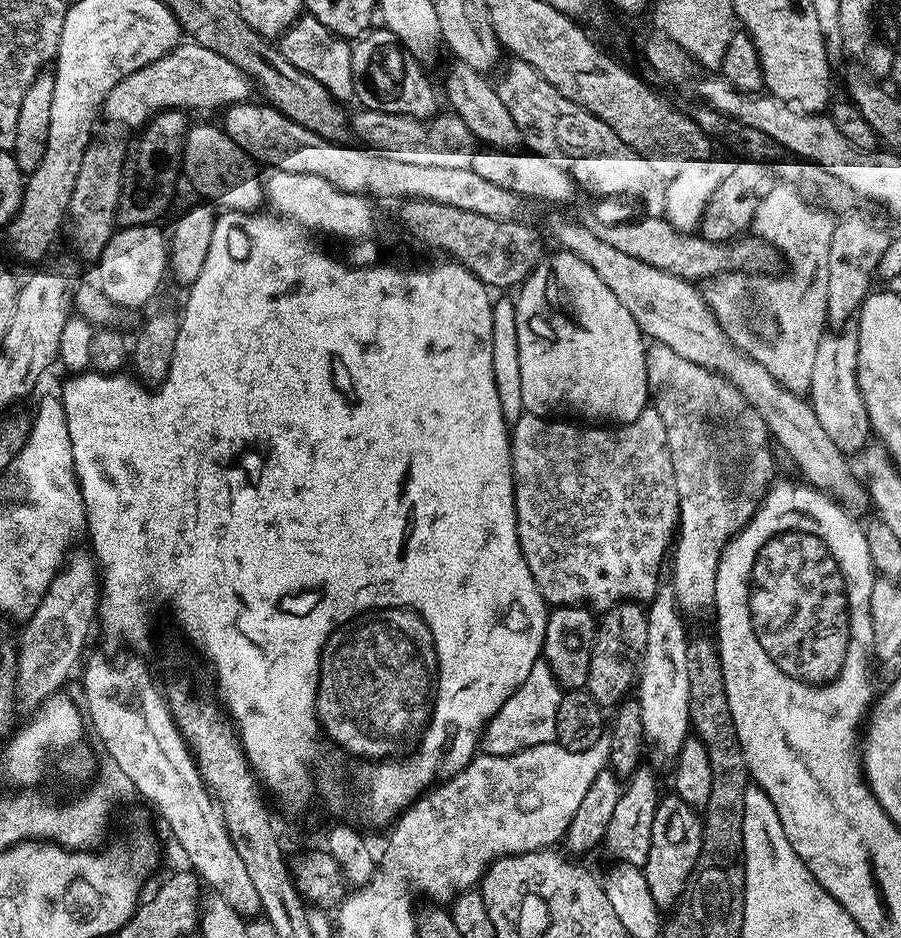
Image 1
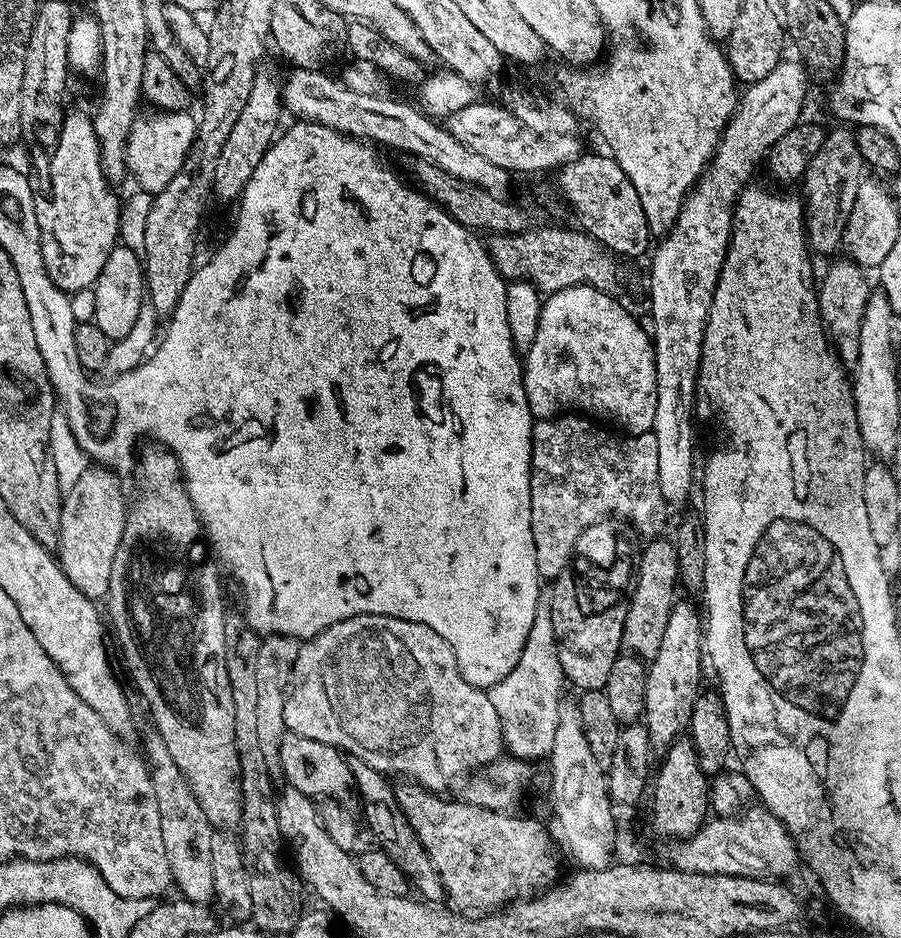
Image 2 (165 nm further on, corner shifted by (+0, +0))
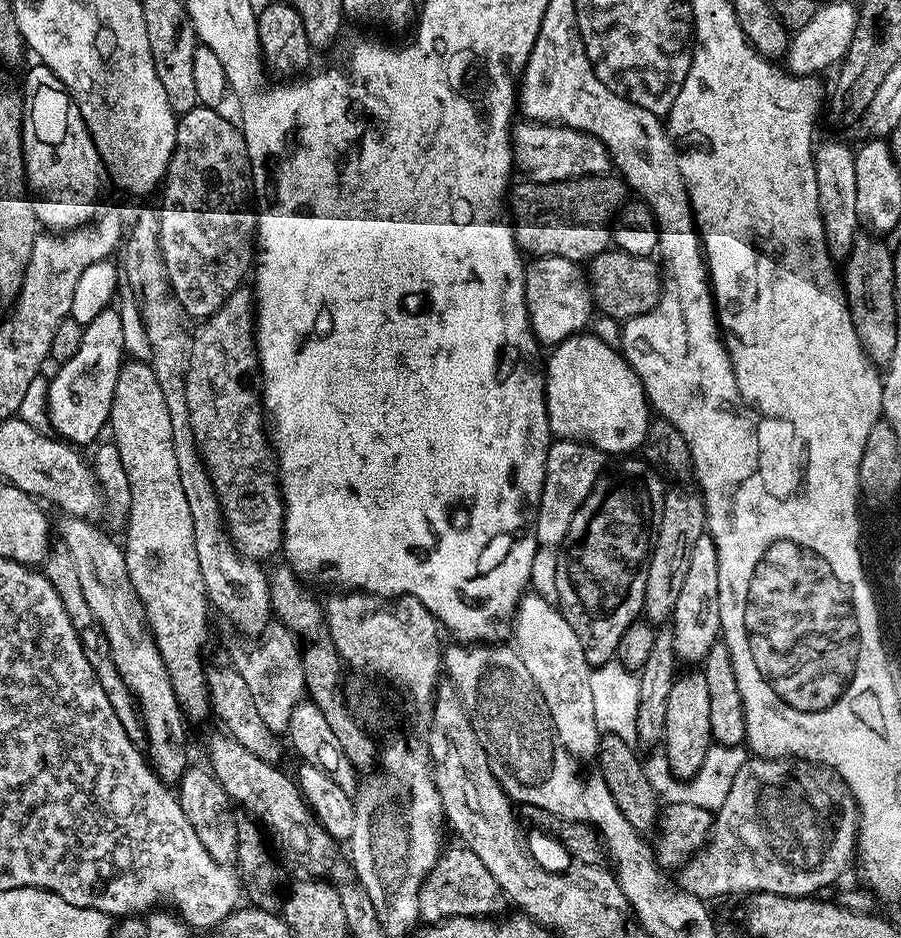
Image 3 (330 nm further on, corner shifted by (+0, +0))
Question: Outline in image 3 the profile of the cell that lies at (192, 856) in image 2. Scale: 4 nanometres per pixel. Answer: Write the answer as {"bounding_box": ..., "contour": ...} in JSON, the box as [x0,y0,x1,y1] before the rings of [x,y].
{"bounding_box":[54,514,190,785],"contour":[[[67,514],[55,521],[54,528],[60,531],[63,547],[67,548],[70,558],[74,558],[74,567],[78,570],[78,579],[82,585],[82,594],[90,606],[94,618],[98,618],[98,626],[106,634],[106,642],[110,642],[110,658],[114,658],[114,666],[118,668],[118,674],[122,674],[122,682],[134,694],[136,706],[140,709],[140,719],[144,729],[146,747],[146,759],[153,772],[164,781],[165,784],[175,785],[184,776],[185,770],[190,766],[188,760],[188,732],[184,729],[186,717],[180,708],[174,694],[170,676],[166,666],[162,662],[162,656],[156,646],[156,639],[148,631],[148,622],[144,618],[144,607],[140,605],[136,591],[130,586],[130,576],[126,574],[126,562],[124,561],[124,549],[119,543],[116,544],[100,529],[95,528],[91,519],[82,516],[70,516]]]}

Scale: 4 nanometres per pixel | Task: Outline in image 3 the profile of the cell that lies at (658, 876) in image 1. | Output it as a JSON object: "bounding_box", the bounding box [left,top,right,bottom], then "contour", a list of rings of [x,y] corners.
{"bounding_box":[662,670,714,780],"contour":[[[703,670],[684,671],[676,676],[670,687],[662,741],[662,754],[668,759],[668,769],[678,780],[700,776],[702,762],[706,762],[706,754],[714,743],[710,734],[710,690],[706,687],[706,674]]]}

